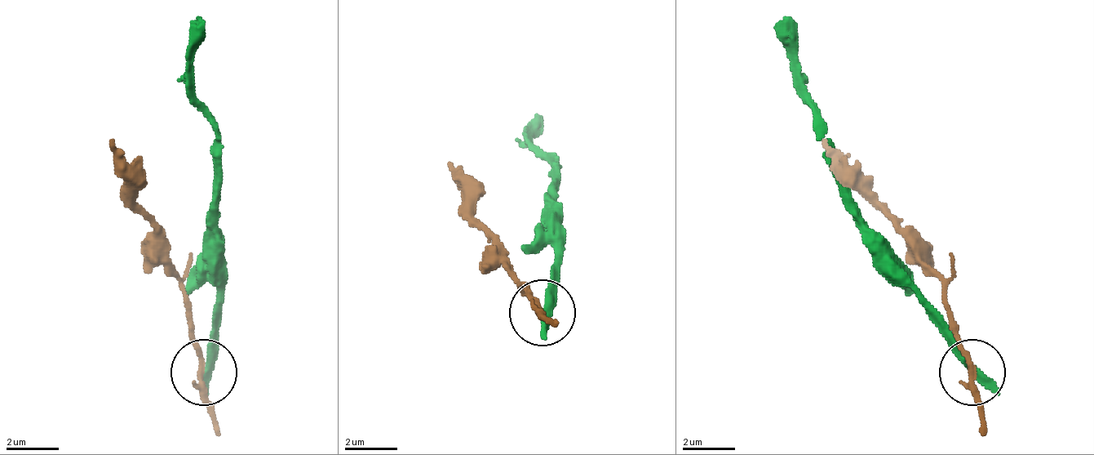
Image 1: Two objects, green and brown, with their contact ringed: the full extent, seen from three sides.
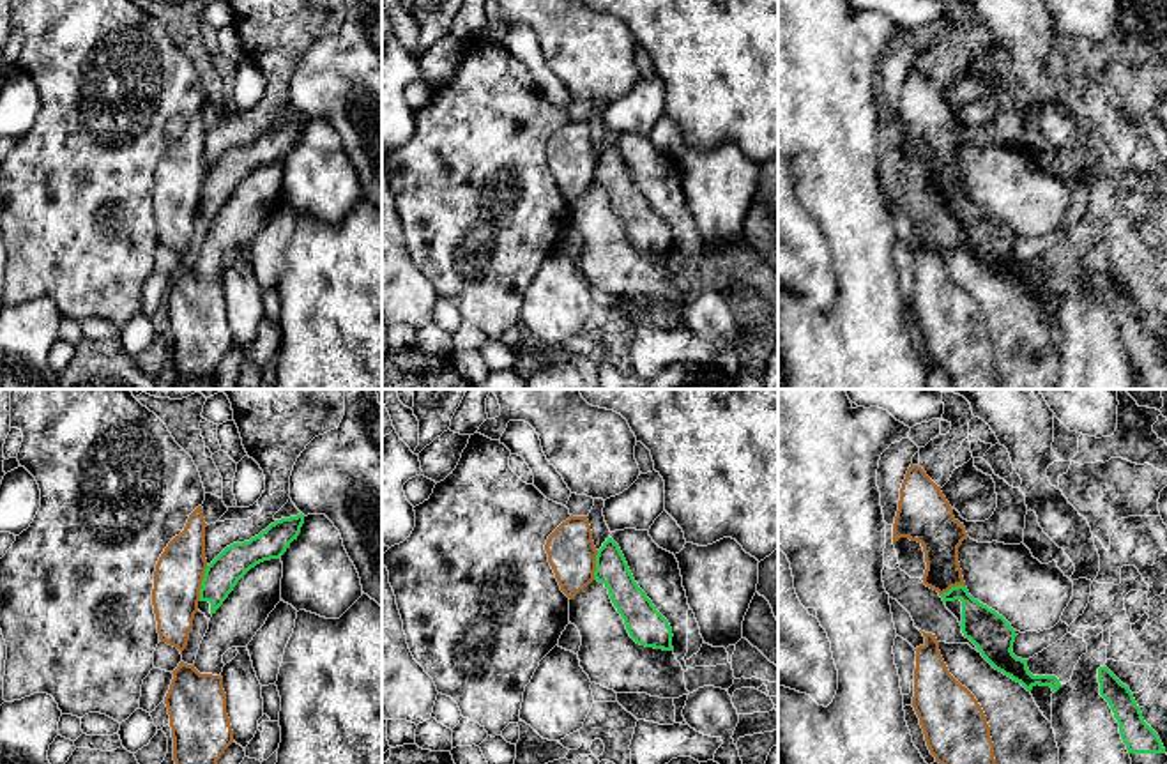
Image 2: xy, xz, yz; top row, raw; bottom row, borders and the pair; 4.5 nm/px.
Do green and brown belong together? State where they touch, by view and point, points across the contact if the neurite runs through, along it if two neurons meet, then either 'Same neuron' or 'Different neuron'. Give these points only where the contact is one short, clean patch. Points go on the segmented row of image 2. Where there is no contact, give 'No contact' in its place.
Touches green at xy (202, 582). Boundary: xy (207, 565), (198, 600). Different neuron

